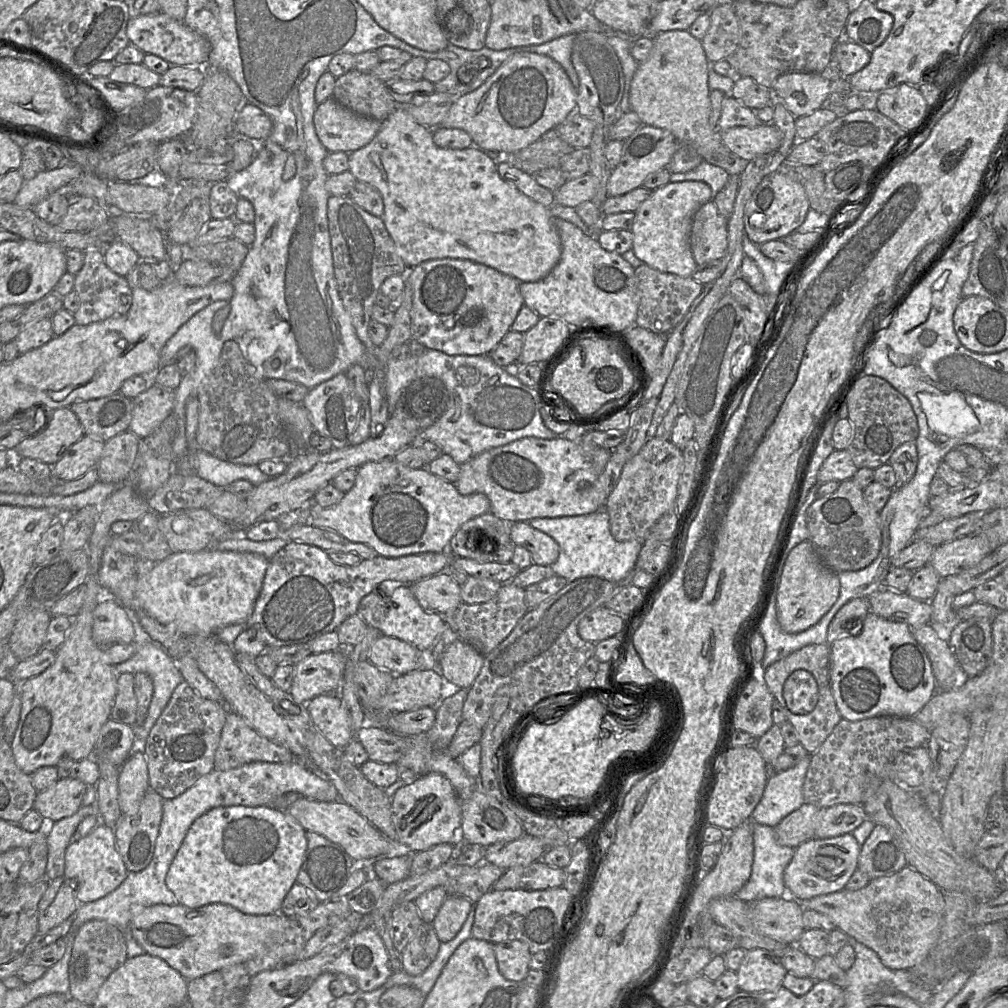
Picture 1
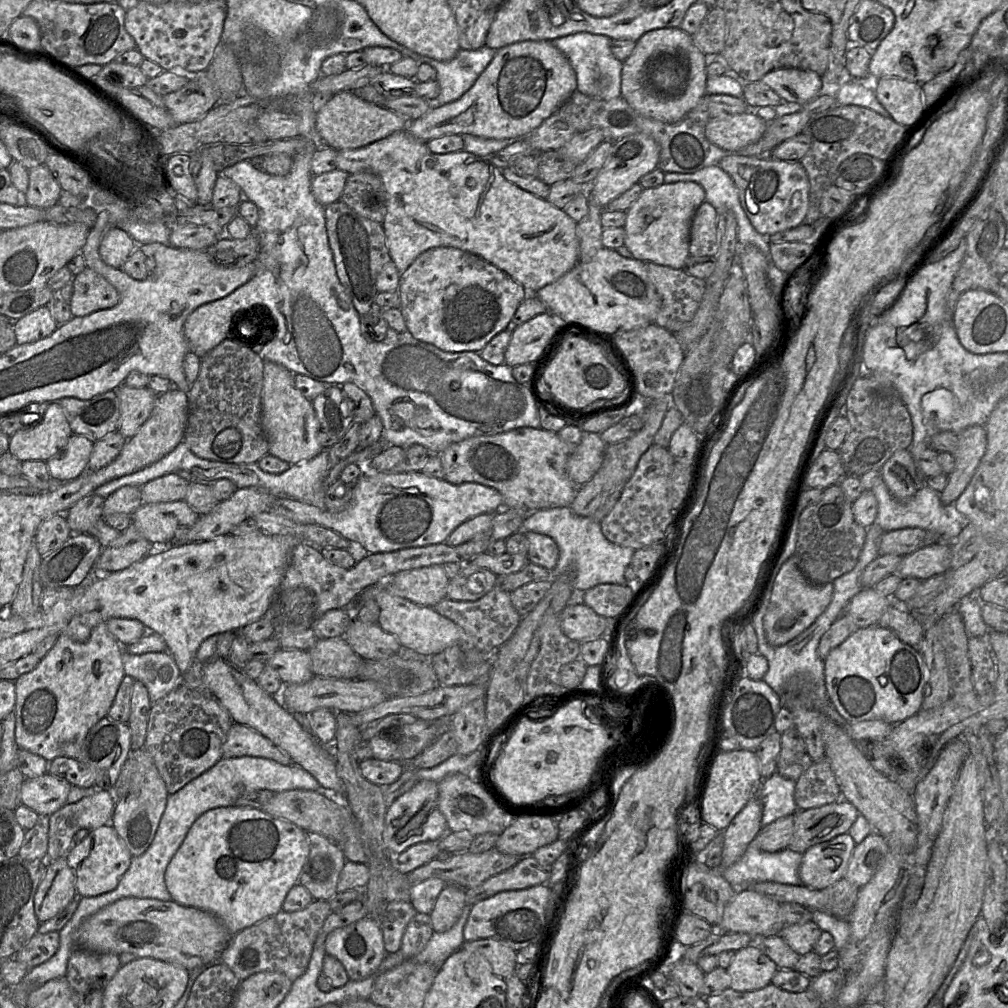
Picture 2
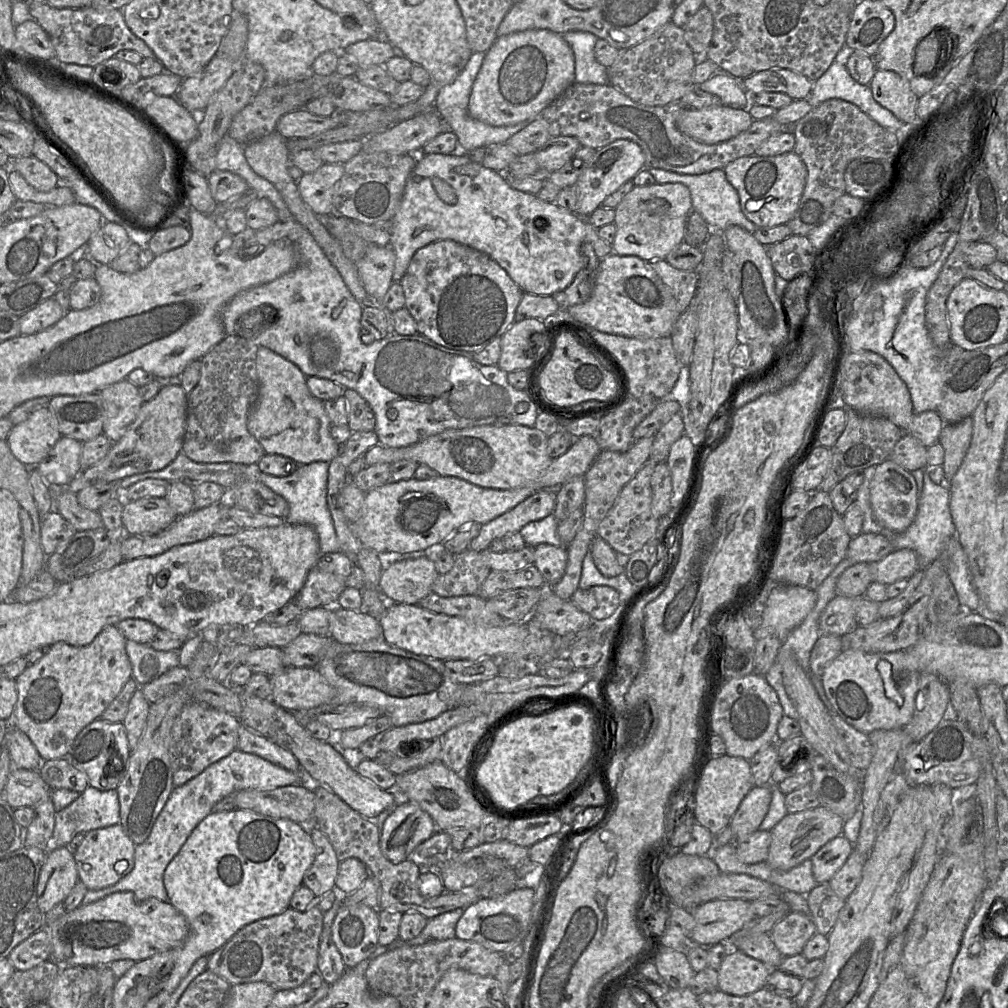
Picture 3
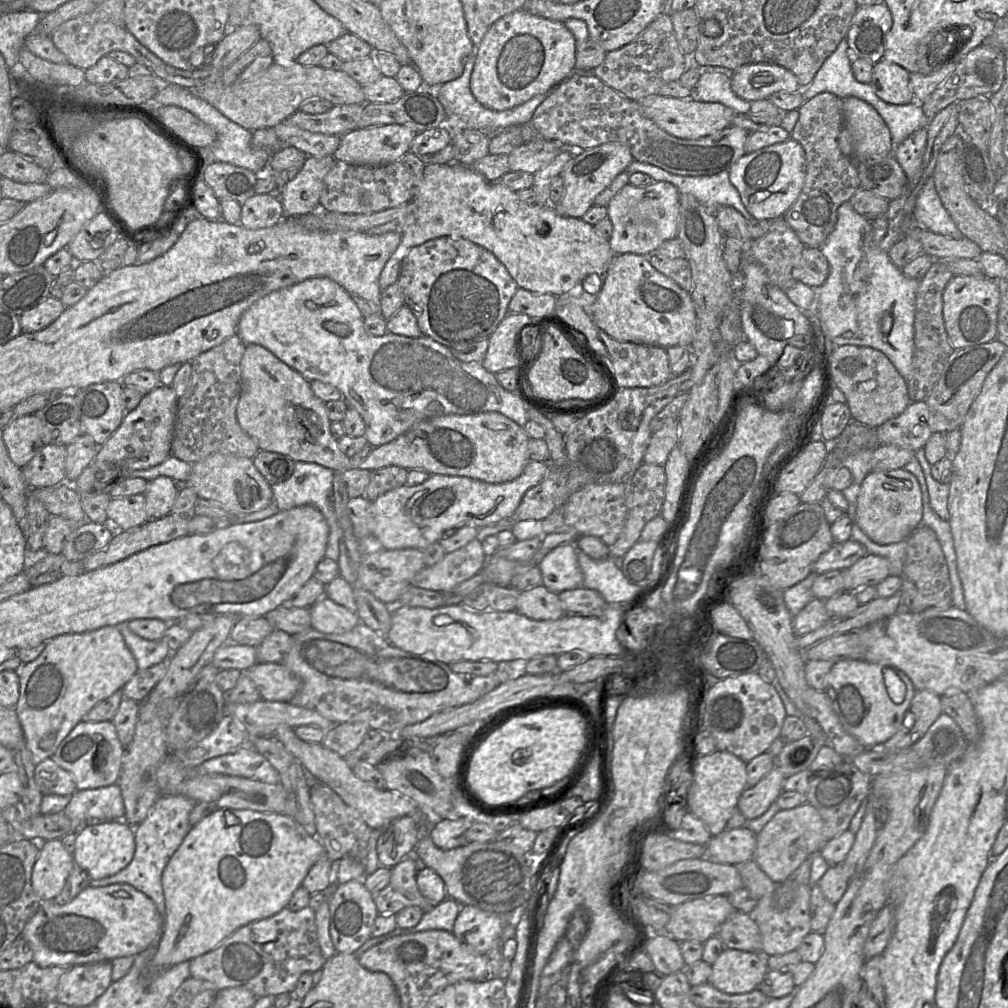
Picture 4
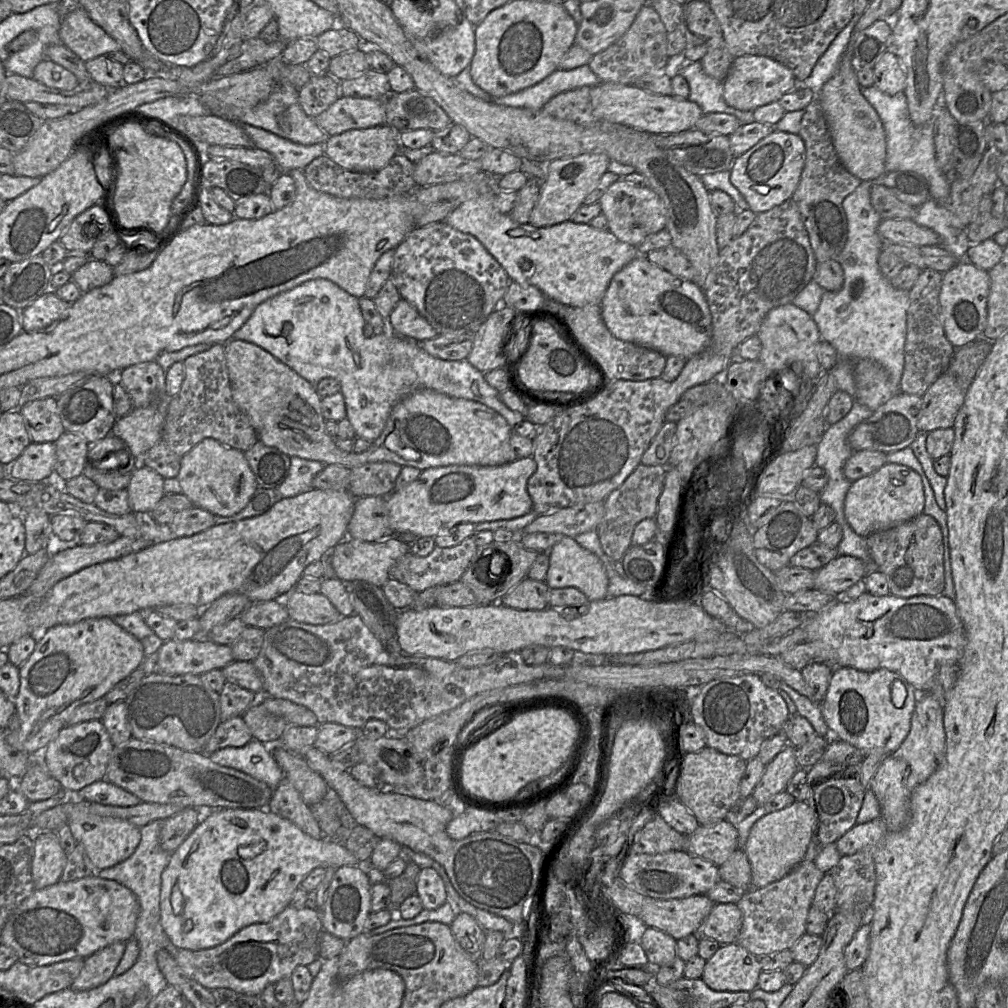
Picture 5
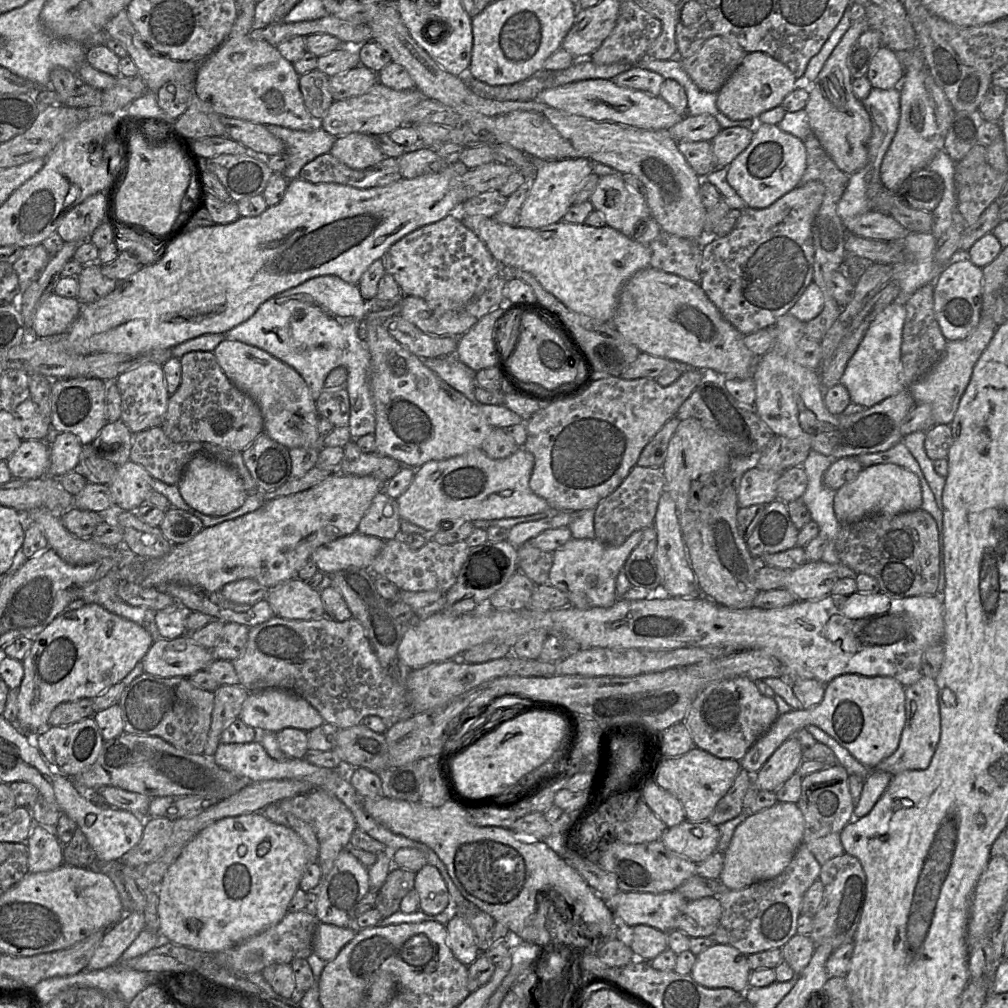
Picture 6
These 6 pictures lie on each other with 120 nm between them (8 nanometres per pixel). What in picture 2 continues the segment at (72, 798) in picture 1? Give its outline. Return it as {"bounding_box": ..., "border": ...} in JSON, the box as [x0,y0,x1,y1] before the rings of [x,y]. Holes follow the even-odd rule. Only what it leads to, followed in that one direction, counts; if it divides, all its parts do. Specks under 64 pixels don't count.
{"bounding_box":[21,774,72,816],"border":[[[51,774],[25,779],[21,787],[21,804],[28,806],[38,815],[51,816],[67,804],[72,785],[65,779]]]}

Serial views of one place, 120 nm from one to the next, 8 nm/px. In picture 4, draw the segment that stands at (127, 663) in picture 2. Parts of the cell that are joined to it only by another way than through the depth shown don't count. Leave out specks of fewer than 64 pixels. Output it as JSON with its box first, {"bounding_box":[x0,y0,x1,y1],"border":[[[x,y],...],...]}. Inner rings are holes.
{"bounding_box":[116,622,172,670],"border":[[[122,622],[116,625],[116,627],[121,632],[127,647],[132,652],[138,670],[144,670],[157,665],[168,660],[171,656],[172,651],[163,640],[152,641],[138,636],[129,629],[128,622]]]}

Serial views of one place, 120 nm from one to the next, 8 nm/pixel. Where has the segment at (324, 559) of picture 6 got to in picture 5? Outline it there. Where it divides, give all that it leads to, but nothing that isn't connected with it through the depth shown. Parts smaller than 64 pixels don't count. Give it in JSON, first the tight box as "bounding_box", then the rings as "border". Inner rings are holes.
{"bounding_box":[330,536,409,588],"border":[[[398,536],[376,542],[346,538],[330,551],[330,557],[335,576],[339,580],[343,582],[360,580],[381,588],[390,578],[391,566],[408,552],[409,544],[401,541]]]}

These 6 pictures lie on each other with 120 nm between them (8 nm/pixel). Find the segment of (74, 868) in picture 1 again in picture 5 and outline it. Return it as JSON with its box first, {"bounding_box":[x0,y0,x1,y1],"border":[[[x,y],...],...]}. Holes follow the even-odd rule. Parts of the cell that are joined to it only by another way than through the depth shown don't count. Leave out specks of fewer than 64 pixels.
{"bounding_box":[61,798,141,871],"border":[[[67,798],[61,804],[64,804],[68,826],[74,839],[84,847],[96,871],[112,867],[126,860],[141,840],[140,827],[124,820],[92,814],[85,806],[82,806],[81,801],[75,798]]]}

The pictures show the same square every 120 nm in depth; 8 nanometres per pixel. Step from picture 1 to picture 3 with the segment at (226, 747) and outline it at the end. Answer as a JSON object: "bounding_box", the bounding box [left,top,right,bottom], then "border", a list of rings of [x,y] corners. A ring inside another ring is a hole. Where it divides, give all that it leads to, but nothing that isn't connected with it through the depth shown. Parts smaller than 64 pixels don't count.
{"bounding_box":[237,725,301,773],"border":[[[242,725],[239,730],[237,749],[258,755],[294,773],[301,773],[299,762],[289,750]]]}

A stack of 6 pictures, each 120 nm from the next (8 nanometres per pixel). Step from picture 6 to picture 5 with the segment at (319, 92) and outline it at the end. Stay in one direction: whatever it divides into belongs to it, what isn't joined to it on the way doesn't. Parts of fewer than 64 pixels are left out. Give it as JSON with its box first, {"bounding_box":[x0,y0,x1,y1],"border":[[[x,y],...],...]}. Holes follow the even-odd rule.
{"bounding_box":[299,73,339,117],"border":[[[329,73],[313,75],[299,90],[299,104],[310,117],[322,113],[339,97],[339,81]]]}

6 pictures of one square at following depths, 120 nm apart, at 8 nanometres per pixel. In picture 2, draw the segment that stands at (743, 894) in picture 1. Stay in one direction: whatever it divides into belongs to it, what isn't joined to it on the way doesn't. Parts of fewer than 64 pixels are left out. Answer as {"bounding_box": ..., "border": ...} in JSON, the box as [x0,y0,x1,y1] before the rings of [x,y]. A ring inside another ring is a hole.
{"bounding_box":[721,837,802,893],"border":[[[755,837],[743,856],[731,866],[723,868],[721,874],[736,893],[752,888],[758,882],[801,885],[799,867],[802,854],[789,848],[777,852],[762,851]]]}

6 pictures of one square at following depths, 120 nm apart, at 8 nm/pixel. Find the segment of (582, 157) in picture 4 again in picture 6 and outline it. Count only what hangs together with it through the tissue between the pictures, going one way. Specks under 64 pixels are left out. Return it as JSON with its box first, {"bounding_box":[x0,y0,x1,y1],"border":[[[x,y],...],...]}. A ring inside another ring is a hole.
{"bounding_box":[518,157,594,229],"border":[[[530,157],[535,166],[535,175],[529,179],[530,190],[518,216],[518,227],[538,229],[563,220],[573,205],[573,196],[583,181],[593,173],[594,163],[586,158],[542,160]]]}

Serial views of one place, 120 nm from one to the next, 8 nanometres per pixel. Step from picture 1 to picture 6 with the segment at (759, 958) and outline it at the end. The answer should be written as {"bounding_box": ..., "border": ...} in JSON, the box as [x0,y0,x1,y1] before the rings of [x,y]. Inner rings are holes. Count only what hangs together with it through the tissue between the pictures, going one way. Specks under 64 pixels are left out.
{"bounding_box":[690,943,752,993],"border":[[[714,943],[696,956],[690,975],[709,989],[730,988],[745,993],[752,972],[747,956],[733,946]]]}

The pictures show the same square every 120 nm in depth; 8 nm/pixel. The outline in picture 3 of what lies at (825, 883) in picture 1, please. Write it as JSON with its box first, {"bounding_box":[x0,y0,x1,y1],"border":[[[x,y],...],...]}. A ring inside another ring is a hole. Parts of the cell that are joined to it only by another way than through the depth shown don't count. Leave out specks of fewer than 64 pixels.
{"bounding_box":[811,834,854,884],"border":[[[842,834],[829,840],[811,858],[812,872],[818,884],[828,883],[848,859],[854,845]]]}

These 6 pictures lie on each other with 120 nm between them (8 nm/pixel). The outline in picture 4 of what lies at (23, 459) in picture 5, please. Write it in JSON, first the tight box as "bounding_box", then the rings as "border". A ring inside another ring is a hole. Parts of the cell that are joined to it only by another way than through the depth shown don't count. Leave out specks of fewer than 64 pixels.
{"bounding_box":[22,444,66,488],"border":[[[48,444],[22,468],[29,488],[48,487],[66,481],[66,445]]]}

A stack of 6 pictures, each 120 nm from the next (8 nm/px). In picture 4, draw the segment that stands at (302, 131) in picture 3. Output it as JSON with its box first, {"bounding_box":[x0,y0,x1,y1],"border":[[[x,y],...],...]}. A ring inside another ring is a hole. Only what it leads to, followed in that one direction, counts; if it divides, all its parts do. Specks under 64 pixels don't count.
{"bounding_box":[286,105,364,136],"border":[[[334,105],[321,114],[308,114],[301,110],[293,113],[286,120],[300,129],[325,135],[341,136],[357,129],[364,105]]]}

